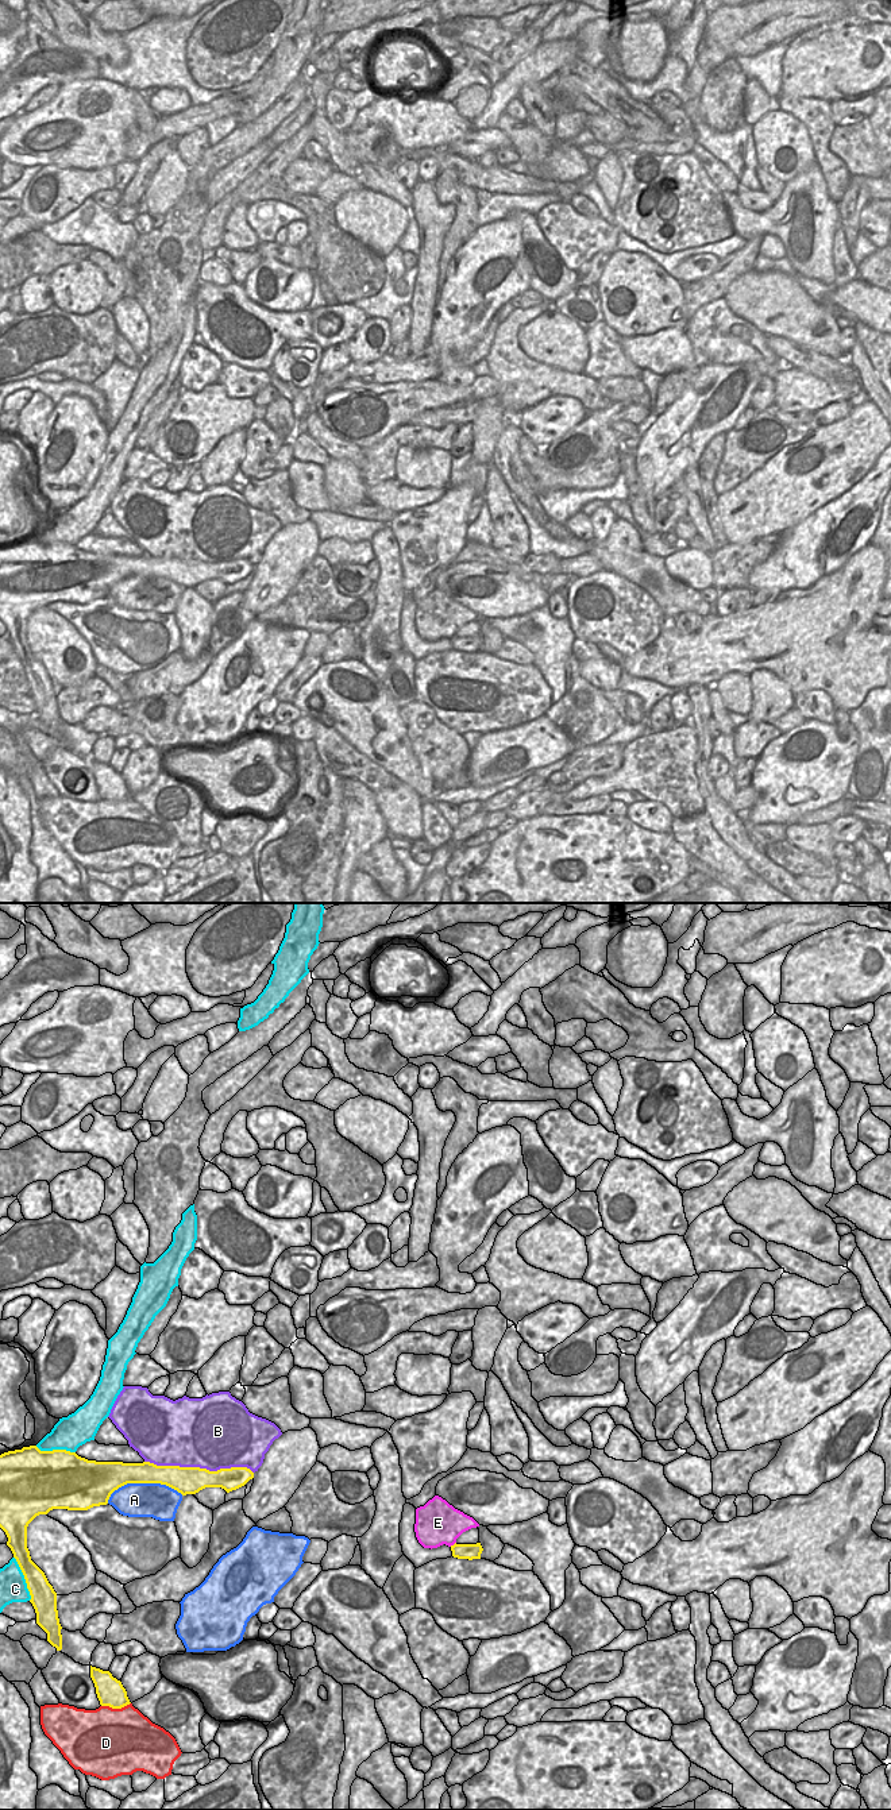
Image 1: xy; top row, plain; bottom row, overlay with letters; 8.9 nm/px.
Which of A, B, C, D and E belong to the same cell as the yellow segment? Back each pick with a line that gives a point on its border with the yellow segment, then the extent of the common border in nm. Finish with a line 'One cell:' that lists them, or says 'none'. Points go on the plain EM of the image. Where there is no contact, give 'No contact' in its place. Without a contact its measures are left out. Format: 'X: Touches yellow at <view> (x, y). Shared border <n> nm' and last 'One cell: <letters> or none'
One cell: none

